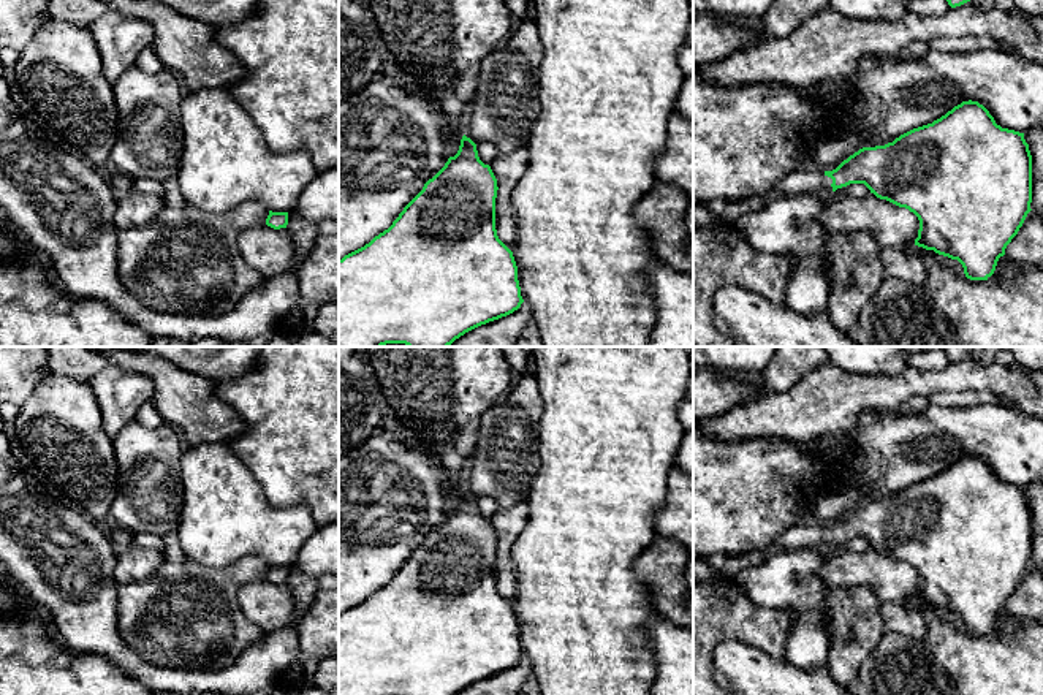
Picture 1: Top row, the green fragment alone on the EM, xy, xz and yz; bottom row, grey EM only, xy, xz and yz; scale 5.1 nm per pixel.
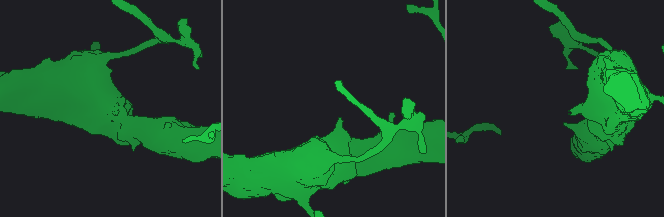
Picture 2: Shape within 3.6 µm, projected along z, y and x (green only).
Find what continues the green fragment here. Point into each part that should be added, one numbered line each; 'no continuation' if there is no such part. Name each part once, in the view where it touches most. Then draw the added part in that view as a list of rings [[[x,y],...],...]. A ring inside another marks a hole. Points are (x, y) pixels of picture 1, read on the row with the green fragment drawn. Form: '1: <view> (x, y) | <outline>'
1: yz (807, 179) | [[[802,168],[798,171],[788,173],[779,182],[774,184],[768,199],[779,195],[795,195],[795,193],[820,193],[831,195],[833,179],[825,174],[823,169]]]

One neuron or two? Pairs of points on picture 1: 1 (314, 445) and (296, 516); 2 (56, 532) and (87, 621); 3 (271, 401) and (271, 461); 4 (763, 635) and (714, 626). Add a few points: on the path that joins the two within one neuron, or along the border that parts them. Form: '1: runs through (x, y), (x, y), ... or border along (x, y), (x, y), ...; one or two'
1: border along (265, 488), (277, 507), (306, 504), (318, 526); two
2: runs through (59, 554), (84, 599); one
3: runs through (279, 415), (277, 447); one
4: runs through (750, 626), (727, 626); one

